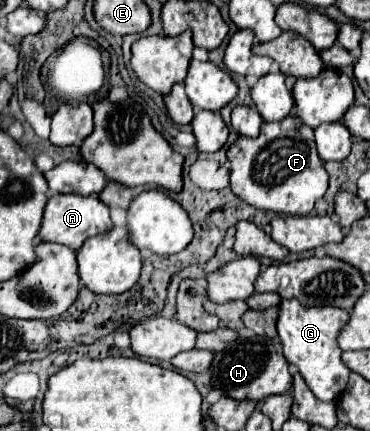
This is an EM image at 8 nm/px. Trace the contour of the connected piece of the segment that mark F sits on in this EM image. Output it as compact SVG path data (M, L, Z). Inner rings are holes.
M263 122L257 138L239 136L227 150L231 162L231 190L243 202L277 214L305 216L327 192L327 172L311 138L299 130L285 130L279 122Z

